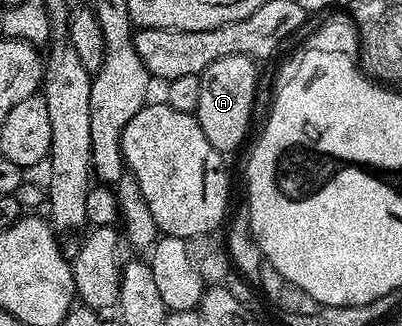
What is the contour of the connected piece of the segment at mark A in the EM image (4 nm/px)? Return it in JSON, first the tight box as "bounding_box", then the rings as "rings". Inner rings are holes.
{"bounding_box":[196,55,260,155],"rings":[[[228,55],[224,59],[216,59],[216,63],[200,75],[200,103],[196,116],[204,135],[208,135],[208,143],[223,155],[240,148],[246,132],[252,127],[254,96],[260,78],[260,72],[254,65],[257,64],[253,57]]]}

